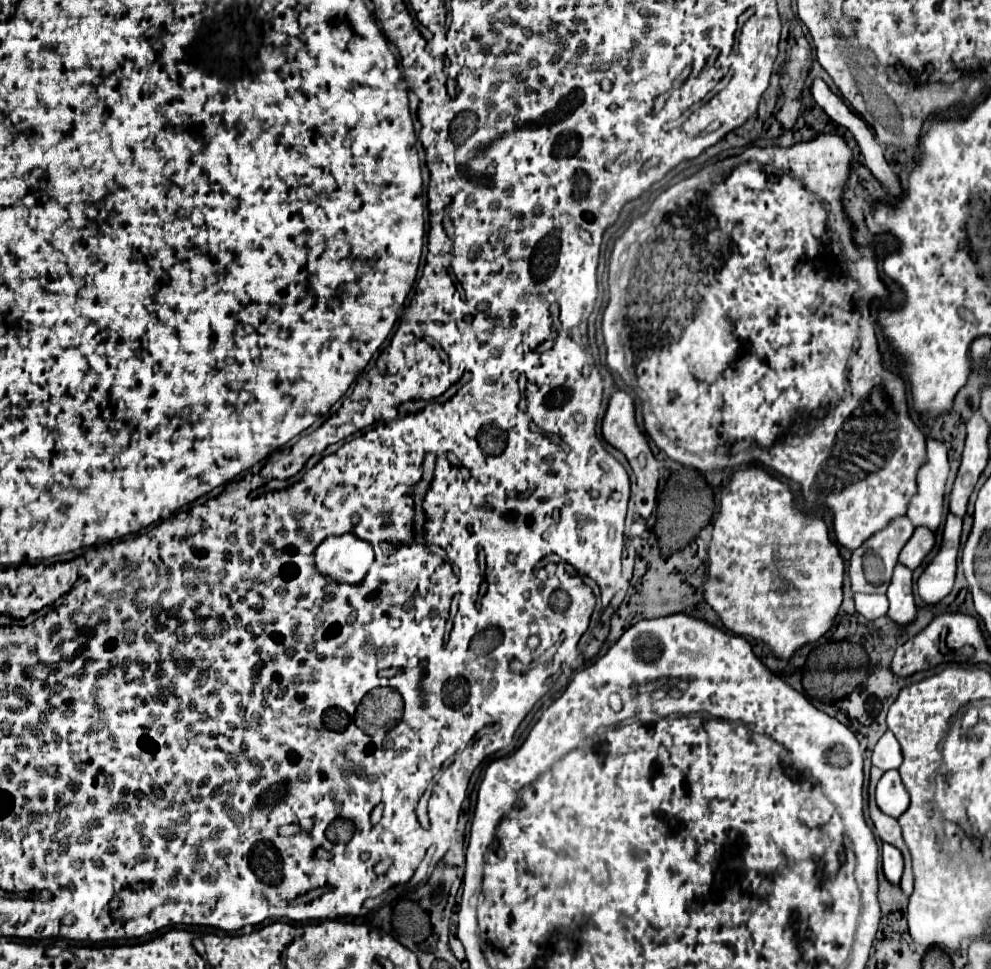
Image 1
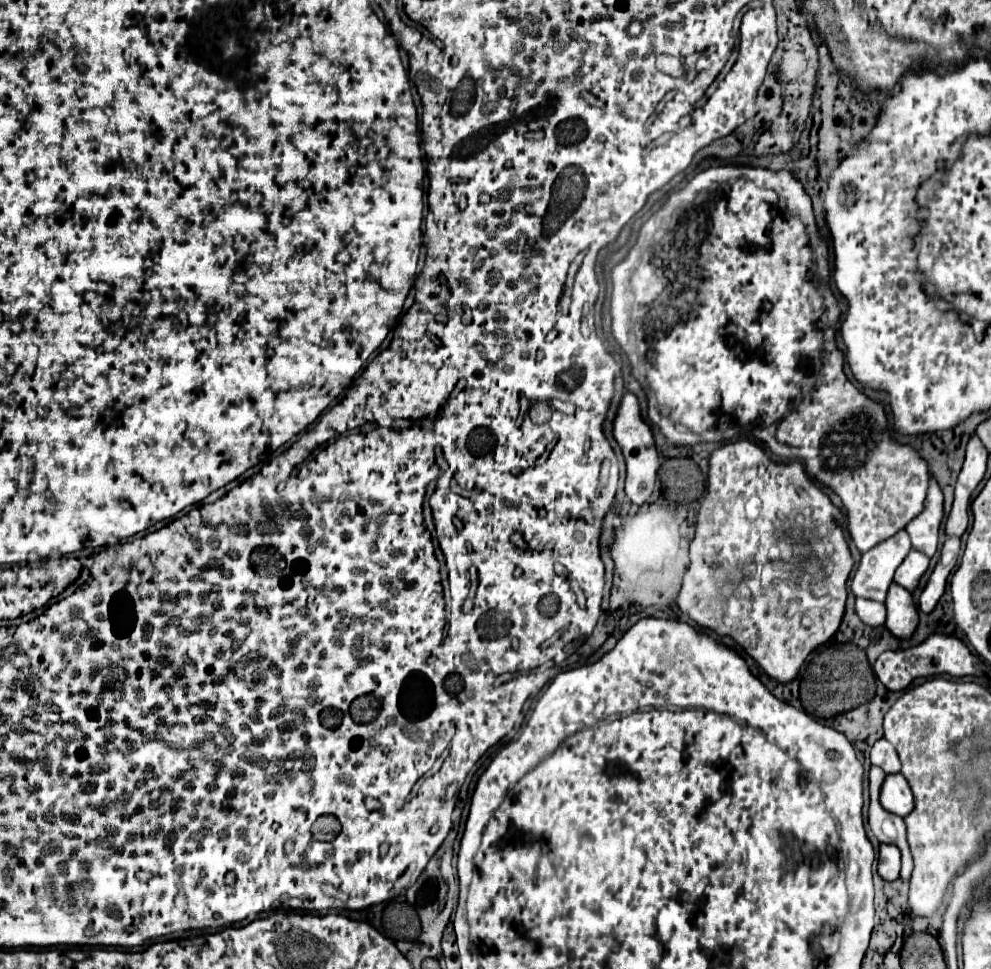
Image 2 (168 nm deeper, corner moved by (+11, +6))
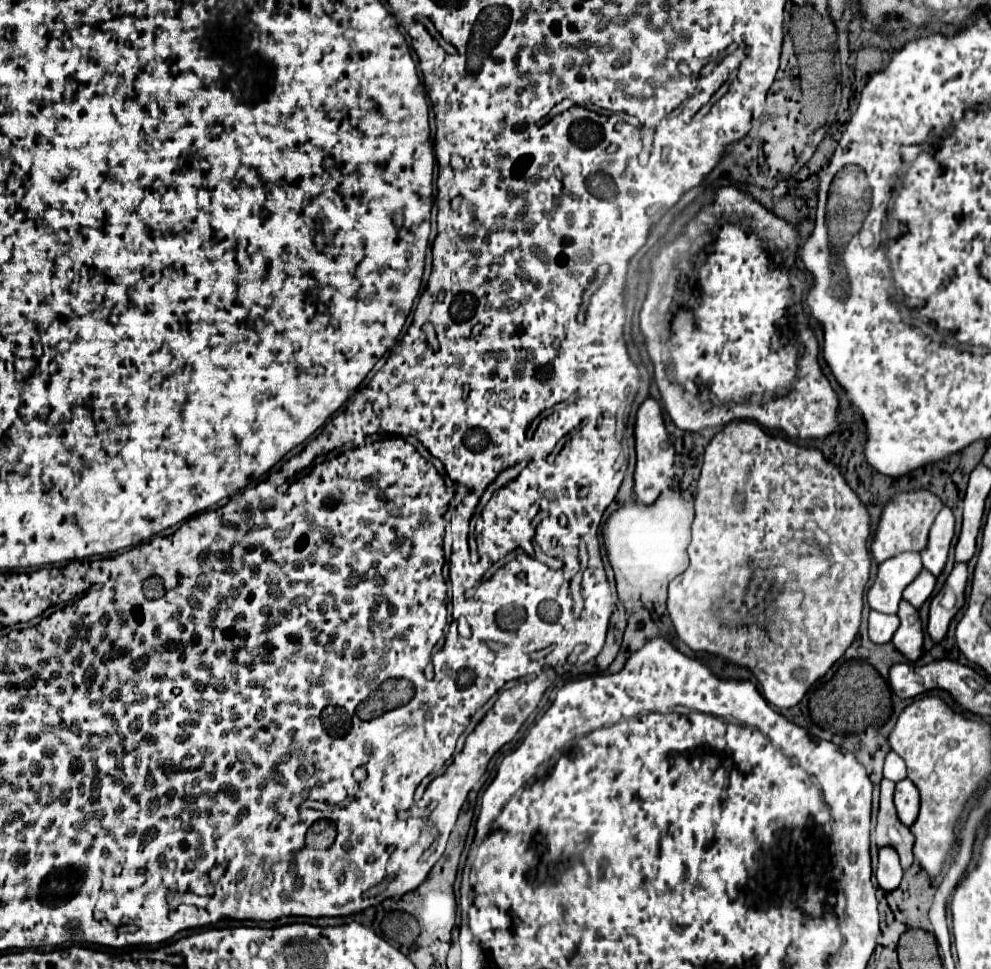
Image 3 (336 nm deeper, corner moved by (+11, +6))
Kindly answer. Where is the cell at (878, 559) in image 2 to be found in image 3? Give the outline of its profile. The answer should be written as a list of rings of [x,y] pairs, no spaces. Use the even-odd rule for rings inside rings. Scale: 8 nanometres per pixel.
[[[898,553],[896,557],[878,563],[874,583],[866,589],[866,601],[874,611],[896,613],[902,591],[920,573],[922,561],[918,553]]]

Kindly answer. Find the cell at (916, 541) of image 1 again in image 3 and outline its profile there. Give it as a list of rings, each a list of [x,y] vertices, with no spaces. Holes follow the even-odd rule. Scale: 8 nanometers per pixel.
[[[922,569],[918,577],[904,589],[904,599],[918,609],[926,599],[930,599],[934,585],[936,585],[936,577],[932,577],[926,569]]]

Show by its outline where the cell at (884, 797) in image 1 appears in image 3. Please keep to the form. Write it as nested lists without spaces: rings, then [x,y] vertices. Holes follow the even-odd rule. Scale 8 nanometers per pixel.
[[[902,779],[896,783],[896,791],[894,791],[894,805],[898,811],[900,821],[910,827],[916,817],[918,817],[918,807],[920,807],[920,797],[918,797],[918,789],[910,779]]]

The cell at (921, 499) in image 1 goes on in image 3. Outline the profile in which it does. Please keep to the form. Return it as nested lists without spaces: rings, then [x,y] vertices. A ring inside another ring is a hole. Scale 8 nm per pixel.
[[[942,507],[932,525],[932,531],[928,533],[928,549],[924,549],[924,553],[920,553],[924,567],[930,573],[934,573],[936,577],[944,569],[952,537],[954,537],[954,515],[952,515],[950,507]]]

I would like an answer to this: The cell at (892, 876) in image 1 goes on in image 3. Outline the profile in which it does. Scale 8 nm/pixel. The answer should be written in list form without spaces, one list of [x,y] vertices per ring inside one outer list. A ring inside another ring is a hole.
[[[892,847],[880,849],[876,879],[884,891],[894,891],[900,885],[902,867],[900,867],[900,859],[896,857],[896,849],[892,849]]]

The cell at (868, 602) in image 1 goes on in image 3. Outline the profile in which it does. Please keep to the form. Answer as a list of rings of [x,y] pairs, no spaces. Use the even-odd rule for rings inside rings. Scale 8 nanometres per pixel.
[[[870,611],[868,615],[868,635],[872,643],[888,643],[898,629],[900,621],[896,615],[886,615],[878,611]]]

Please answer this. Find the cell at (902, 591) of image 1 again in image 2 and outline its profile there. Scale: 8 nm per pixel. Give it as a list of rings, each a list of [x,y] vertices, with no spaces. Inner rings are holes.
[[[894,583],[892,589],[888,591],[886,609],[888,609],[886,629],[898,639],[910,639],[918,625],[918,609],[912,601],[912,595],[904,587]]]

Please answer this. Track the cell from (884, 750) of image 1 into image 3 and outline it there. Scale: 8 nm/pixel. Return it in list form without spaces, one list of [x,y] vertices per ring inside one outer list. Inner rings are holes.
[[[888,751],[886,759],[884,759],[884,777],[894,783],[906,777],[906,765],[894,751]]]

